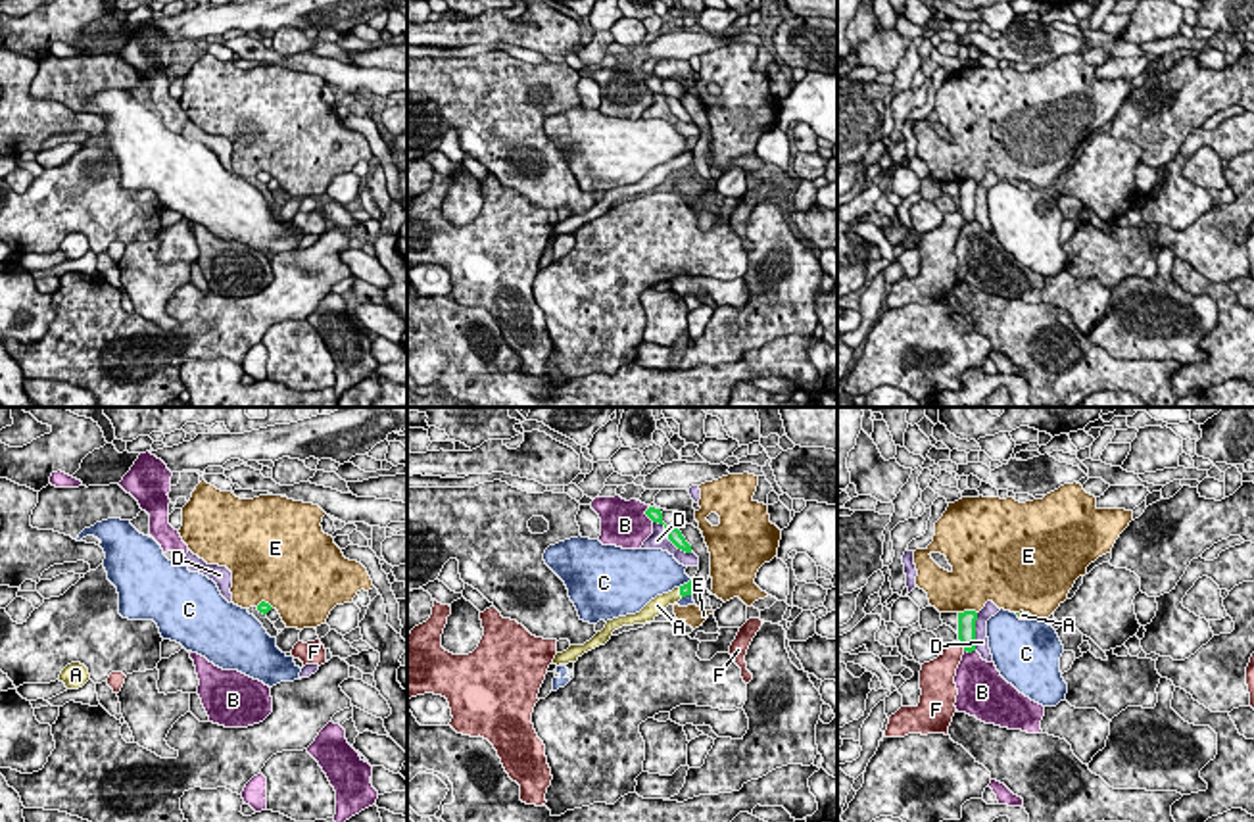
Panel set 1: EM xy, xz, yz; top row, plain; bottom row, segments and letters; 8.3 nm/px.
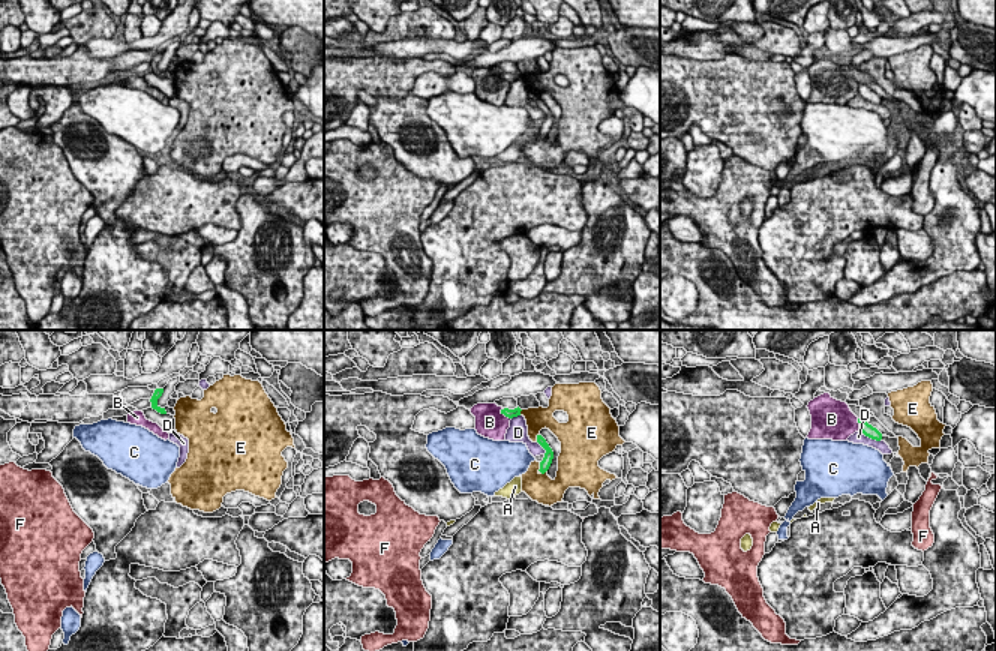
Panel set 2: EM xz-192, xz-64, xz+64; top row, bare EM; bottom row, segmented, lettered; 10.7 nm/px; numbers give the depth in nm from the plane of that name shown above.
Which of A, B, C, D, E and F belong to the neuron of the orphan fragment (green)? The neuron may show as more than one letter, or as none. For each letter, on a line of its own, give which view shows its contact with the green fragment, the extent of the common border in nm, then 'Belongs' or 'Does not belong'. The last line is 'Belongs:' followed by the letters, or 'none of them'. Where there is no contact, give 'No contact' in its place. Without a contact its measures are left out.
A: Touches green in xz. Shared border 90 nm. Belongs
B: Touches green in xz. Shared border 140 nm. Does not belong
C: Touches green in xz. Shared border 130 nm. Does not belong
D: Touches green in xz. Shared border 420 nm. Does not belong
E: Touches green in yz. Shared border 160 nm. Does not belong
F: Touches green in yz. Shared border 120 nm. Does not belong
Belongs: A

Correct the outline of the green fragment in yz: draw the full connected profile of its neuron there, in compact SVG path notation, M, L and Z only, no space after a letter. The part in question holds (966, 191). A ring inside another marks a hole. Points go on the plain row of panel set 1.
M976 181L958 182L958 209L968 223L976 221L976 190Z

